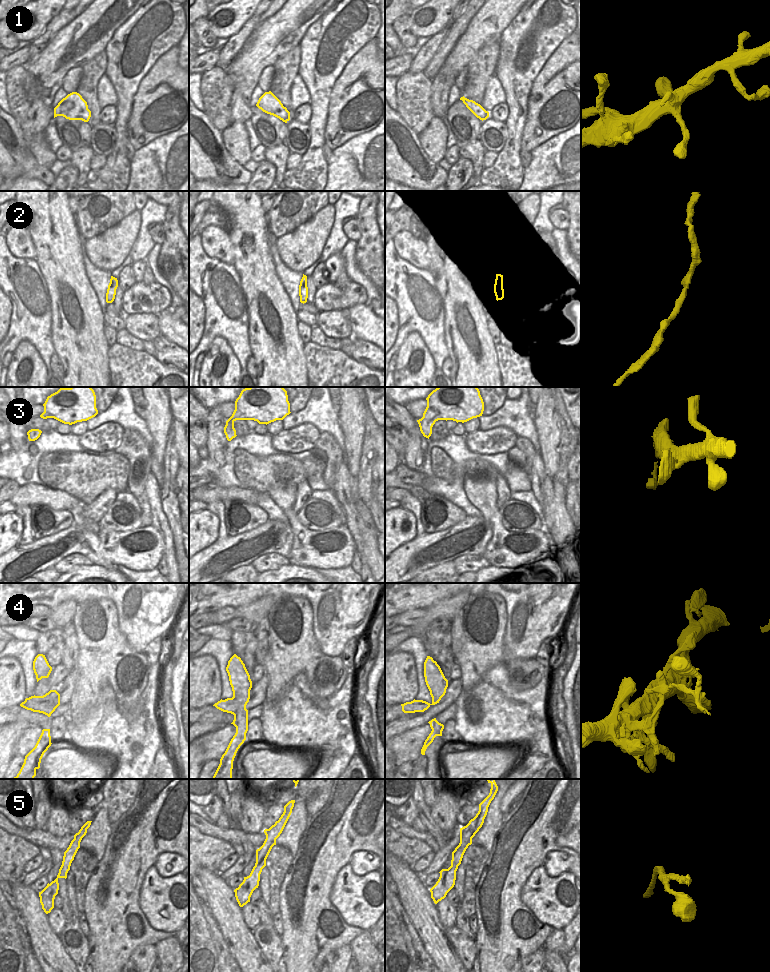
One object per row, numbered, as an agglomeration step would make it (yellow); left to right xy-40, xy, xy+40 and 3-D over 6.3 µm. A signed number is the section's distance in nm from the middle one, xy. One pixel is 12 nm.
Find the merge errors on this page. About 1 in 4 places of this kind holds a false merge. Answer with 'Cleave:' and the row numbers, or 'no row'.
Cleave: no row

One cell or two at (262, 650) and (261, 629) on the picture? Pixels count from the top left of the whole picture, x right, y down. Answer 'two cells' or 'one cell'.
one cell

